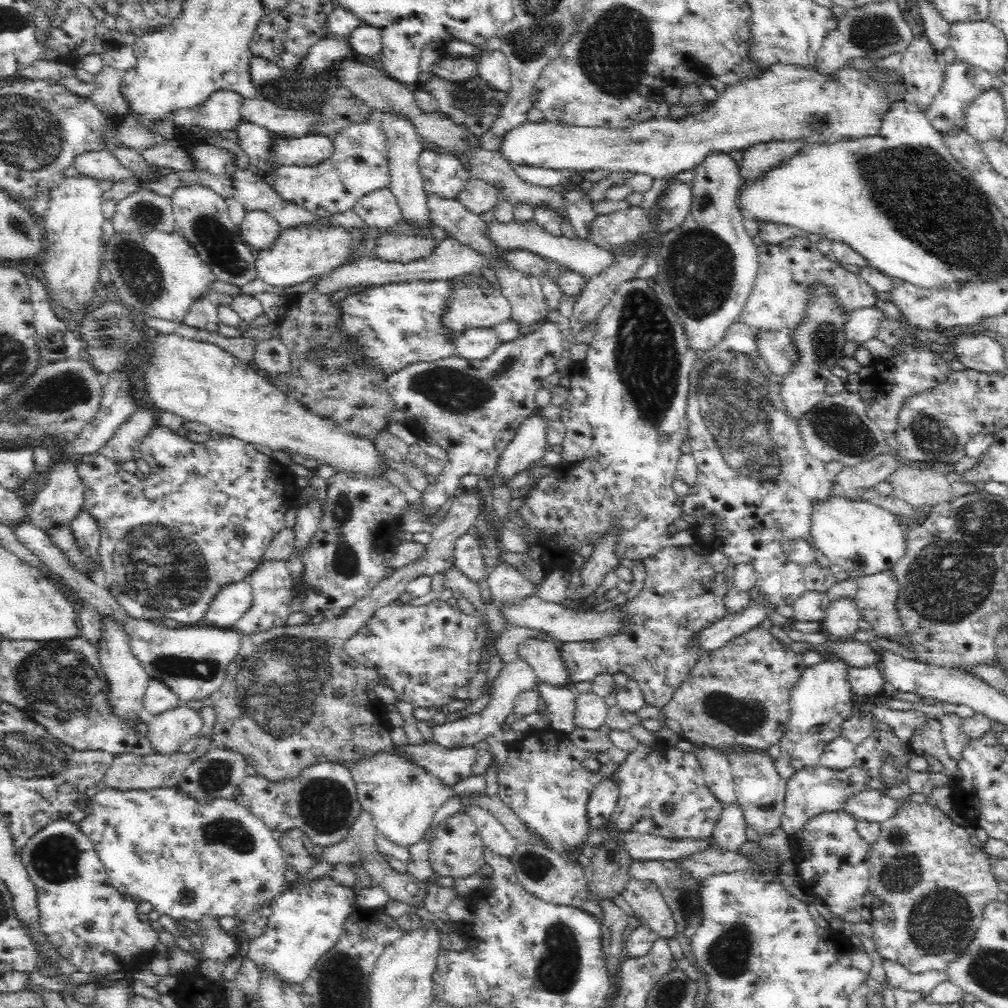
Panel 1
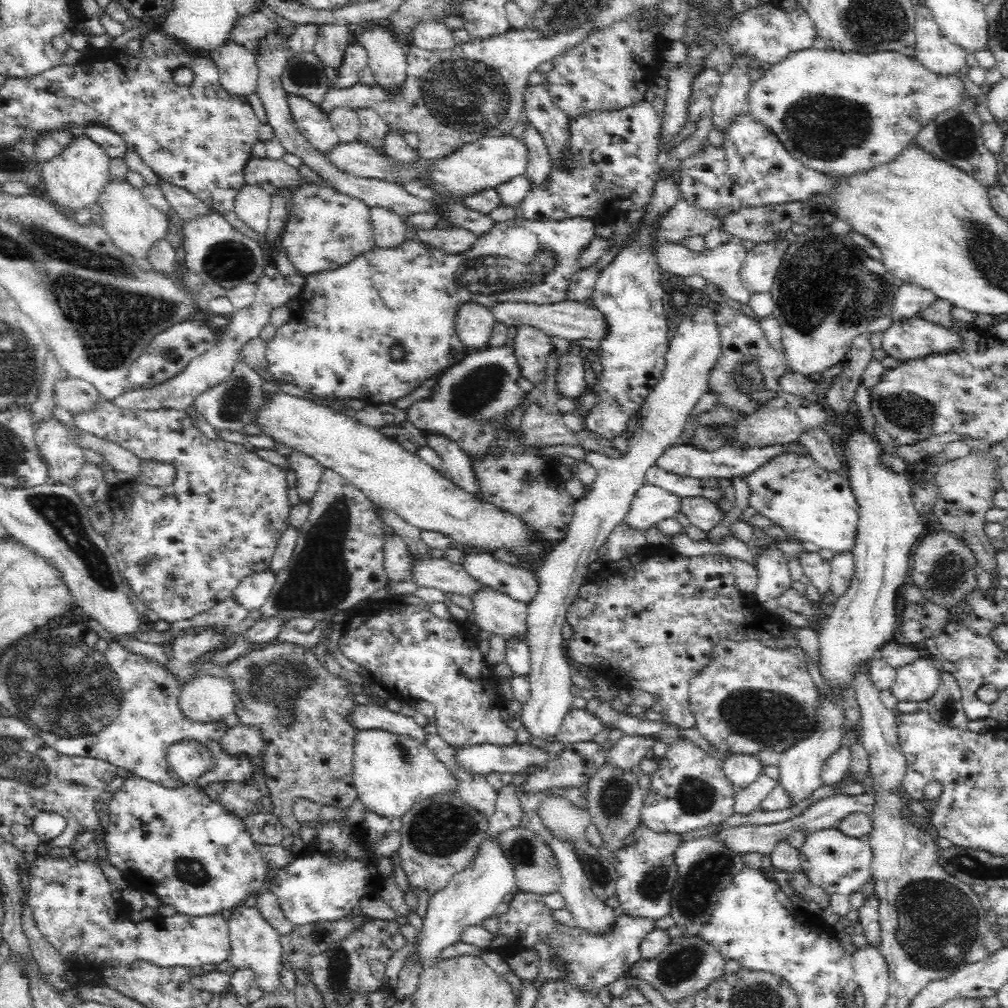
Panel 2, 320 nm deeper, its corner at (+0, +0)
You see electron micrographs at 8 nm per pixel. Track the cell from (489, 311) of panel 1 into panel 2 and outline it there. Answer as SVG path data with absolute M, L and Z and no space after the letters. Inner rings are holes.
M564 300L552 305L506 301L498 303L490 309L494 315L495 322L504 324L507 327L530 325L535 326L548 334L548 336L558 336L566 338L568 341L577 341L581 338L603 339L606 334L606 325L602 313L596 308L590 308L583 302L572 302Z

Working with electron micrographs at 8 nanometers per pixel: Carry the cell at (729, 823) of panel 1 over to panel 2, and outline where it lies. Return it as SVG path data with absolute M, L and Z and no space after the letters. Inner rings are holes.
M762 772L750 786L745 789L736 789L733 796L733 814L748 816L754 810L760 809L760 804L762 804L764 798L777 784L778 781Z

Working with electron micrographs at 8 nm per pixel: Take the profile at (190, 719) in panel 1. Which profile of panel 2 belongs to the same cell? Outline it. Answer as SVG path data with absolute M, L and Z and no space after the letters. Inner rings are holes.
M208 675L194 676L192 682L184 685L177 698L177 707L181 715L192 722L222 721L226 715L234 712L232 685L228 679L215 678Z

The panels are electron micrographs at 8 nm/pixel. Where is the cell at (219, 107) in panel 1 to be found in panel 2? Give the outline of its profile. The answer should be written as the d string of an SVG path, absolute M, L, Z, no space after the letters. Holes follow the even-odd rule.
M229 42L214 57L220 86L230 96L250 96L256 93L259 68L257 58L250 51Z

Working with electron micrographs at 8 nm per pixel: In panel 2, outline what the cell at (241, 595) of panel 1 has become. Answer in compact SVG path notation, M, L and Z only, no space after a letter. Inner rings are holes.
M269 569L254 573L238 583L231 597L238 606L246 610L258 610L270 596L274 583L275 574Z

